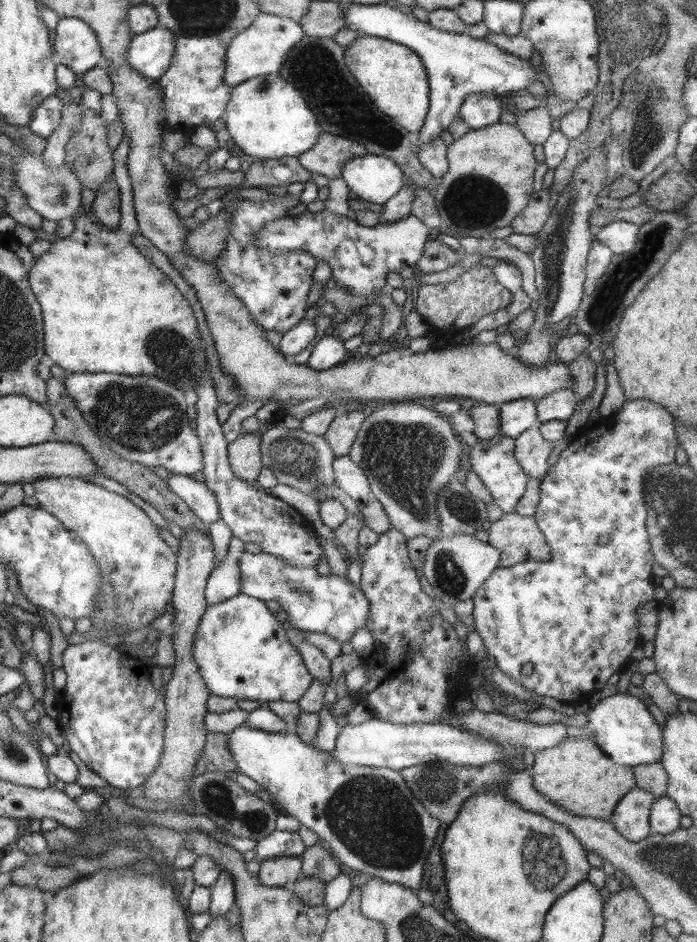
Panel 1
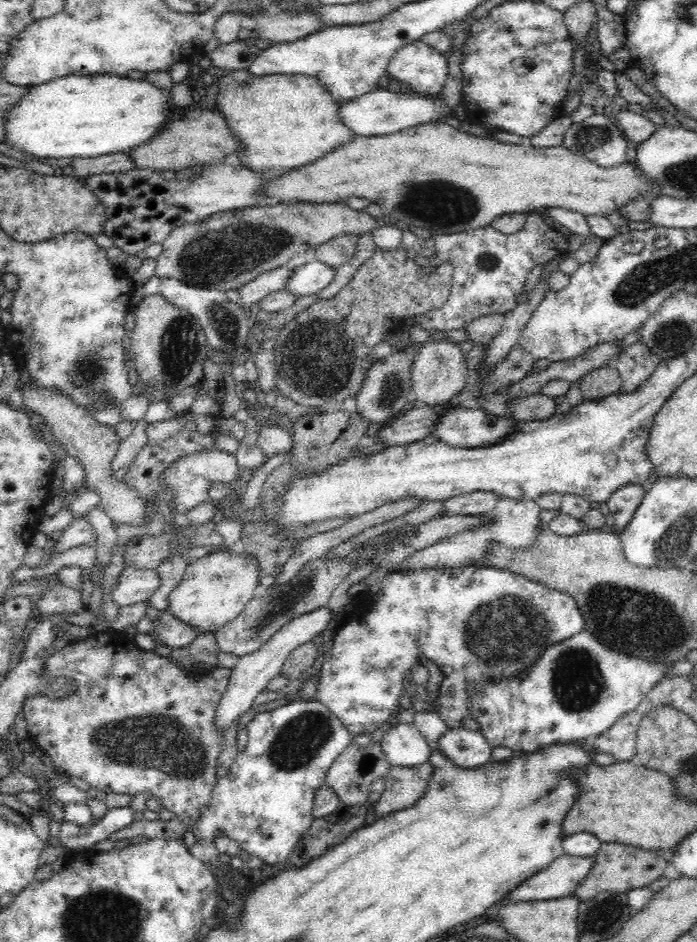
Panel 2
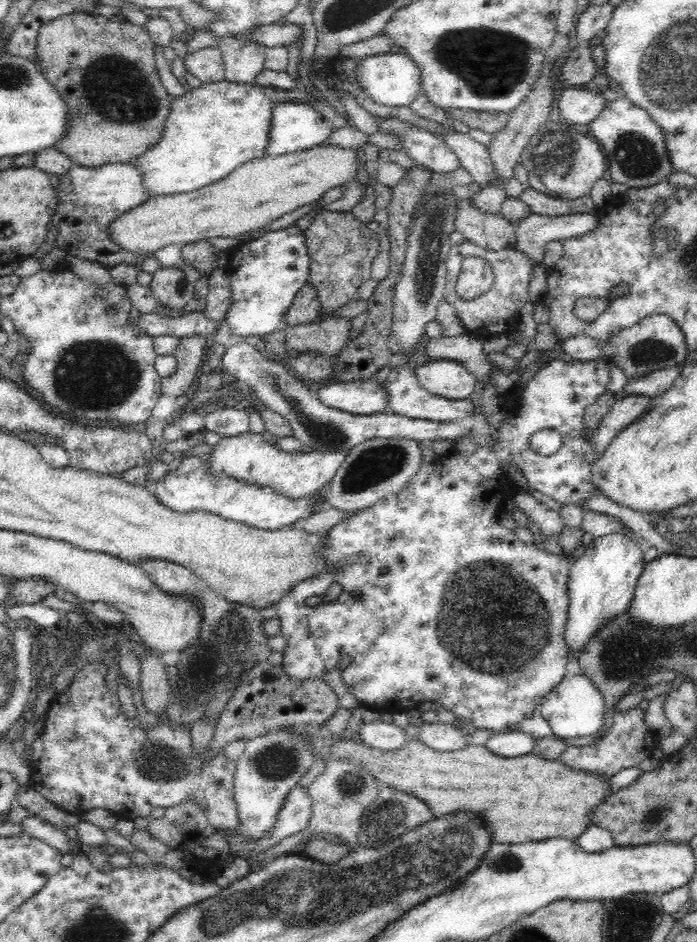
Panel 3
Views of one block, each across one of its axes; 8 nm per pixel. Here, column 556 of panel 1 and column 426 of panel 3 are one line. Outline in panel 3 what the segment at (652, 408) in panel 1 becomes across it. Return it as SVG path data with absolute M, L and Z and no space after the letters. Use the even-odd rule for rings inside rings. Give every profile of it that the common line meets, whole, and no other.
M600 357L591 361L579 361L576 359L554 358L544 364L537 374L526 384L518 385L512 390L500 394L500 406L502 412L511 416L501 422L499 431L492 433L492 446L480 447L479 445L467 456L462 457L460 452L451 450L449 453L437 455L432 462L422 460L420 470L408 480L406 486L396 494L389 494L386 498L379 500L376 504L363 508L354 514L352 518L336 523L327 532L325 543L317 550L319 556L327 564L340 564L341 567L335 572L328 571L311 579L297 582L276 604L277 617L280 620L281 635L286 638L286 647L283 649L282 670L284 674L296 680L308 680L308 678L324 678L328 670L341 669L341 677L348 690L357 698L358 702L369 705L369 708L379 712L405 712L417 708L422 700L440 702L444 709L454 712L458 720L471 722L476 729L493 730L496 734L508 732L512 725L520 723L524 719L532 718L533 714L540 710L541 702L561 680L569 662L569 650L564 640L565 622L568 615L568 593L566 581L569 575L571 561L564 554L550 554L545 549L538 549L534 543L528 545L527 552L523 546L516 546L508 542L506 527L499 523L499 514L504 508L506 500L511 499L514 494L515 485L509 478L509 474L502 470L502 464L516 466L526 478L529 488L538 490L544 496L550 496L560 502L563 506L568 504L582 505L595 490L591 479L591 465L582 453L583 420L588 408L598 400L598 397L607 391L611 380L610 368L612 364L606 358ZM552 428L562 435L562 448L550 456L536 454L530 448L531 436ZM343 564L343 565L342 565ZM380 568L388 568L385 575L380 573ZM332 584L340 584L342 591L337 599L331 602L322 602L310 607L306 600L310 596L324 596L326 590ZM359 590L359 599L354 599L352 592Z

